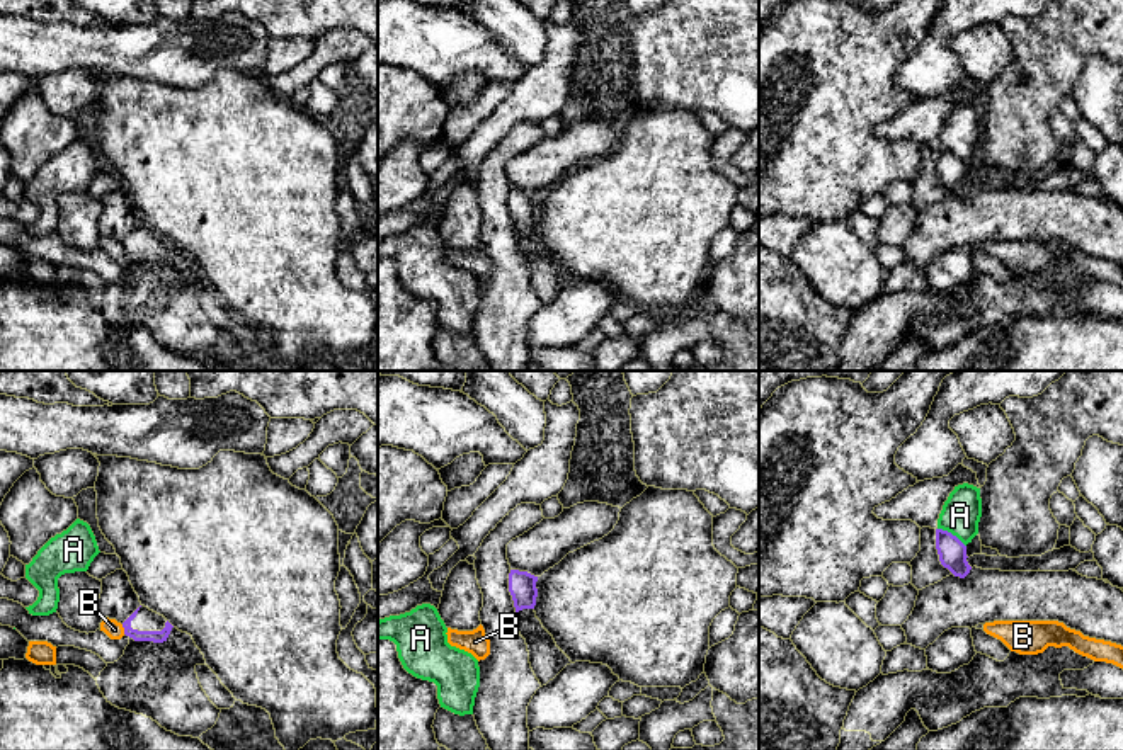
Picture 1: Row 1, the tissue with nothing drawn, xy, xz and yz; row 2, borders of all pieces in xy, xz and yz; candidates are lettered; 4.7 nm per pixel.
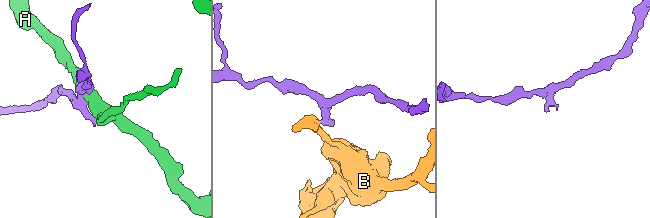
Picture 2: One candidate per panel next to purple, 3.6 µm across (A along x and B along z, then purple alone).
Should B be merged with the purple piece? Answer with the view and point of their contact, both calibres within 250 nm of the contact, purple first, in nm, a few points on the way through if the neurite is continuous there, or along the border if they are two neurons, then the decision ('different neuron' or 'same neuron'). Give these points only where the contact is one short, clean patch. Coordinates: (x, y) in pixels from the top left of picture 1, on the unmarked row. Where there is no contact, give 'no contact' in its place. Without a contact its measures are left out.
xy (125, 249) | 60/90 nm | different neuron

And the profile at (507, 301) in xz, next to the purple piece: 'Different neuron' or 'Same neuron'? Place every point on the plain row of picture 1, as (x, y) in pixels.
Different neuron

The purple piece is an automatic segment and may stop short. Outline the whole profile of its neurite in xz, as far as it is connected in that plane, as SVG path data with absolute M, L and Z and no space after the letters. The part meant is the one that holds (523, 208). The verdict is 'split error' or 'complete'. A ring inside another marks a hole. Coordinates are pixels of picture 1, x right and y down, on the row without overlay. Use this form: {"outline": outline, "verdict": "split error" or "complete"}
{"outline": "M510 189L509 192L509 211L514 219L519 252L526 259L531 287L543 306L572 281L536 236L536 201L538 196L527 190Z", "verdict": "split error"}

